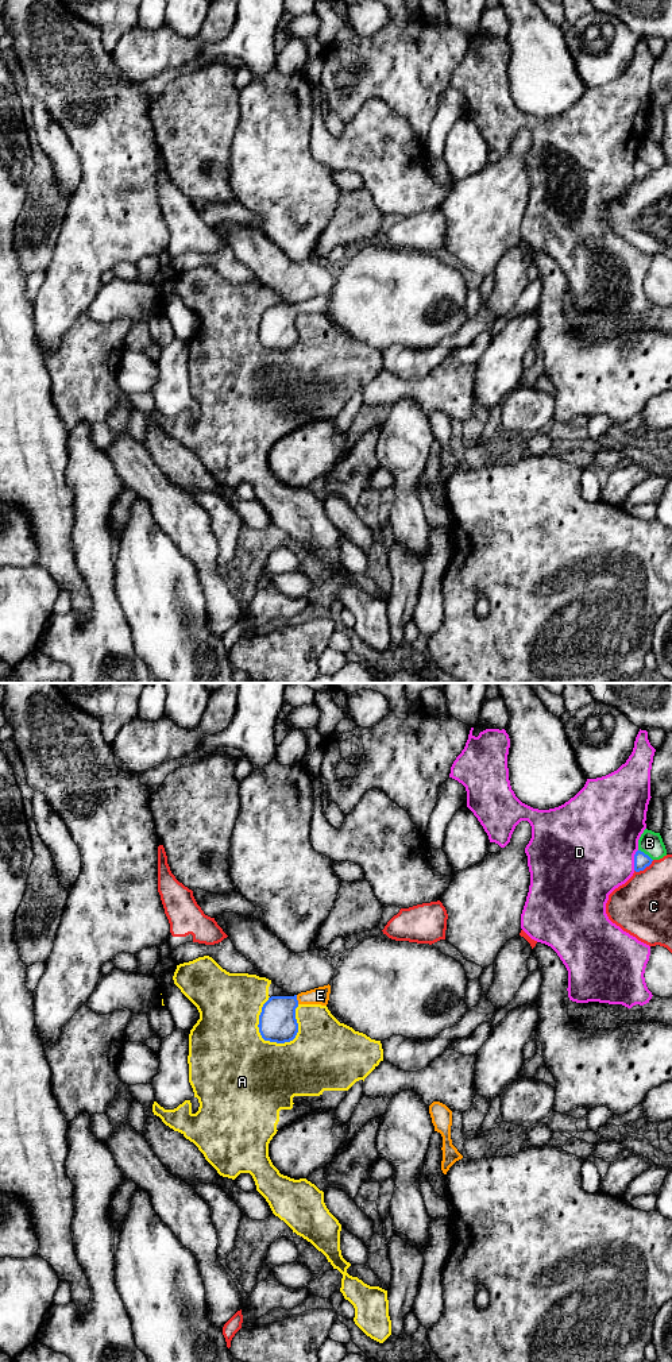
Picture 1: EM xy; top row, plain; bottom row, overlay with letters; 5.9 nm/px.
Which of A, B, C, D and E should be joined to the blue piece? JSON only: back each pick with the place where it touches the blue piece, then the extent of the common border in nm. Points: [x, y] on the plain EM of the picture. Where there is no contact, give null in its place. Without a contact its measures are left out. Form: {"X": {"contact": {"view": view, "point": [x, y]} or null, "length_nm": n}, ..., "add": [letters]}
{"E": {"contact": {"view": "xy", "point": [296, 308]}, "length_nm": 60}, "add": ["E"]}

